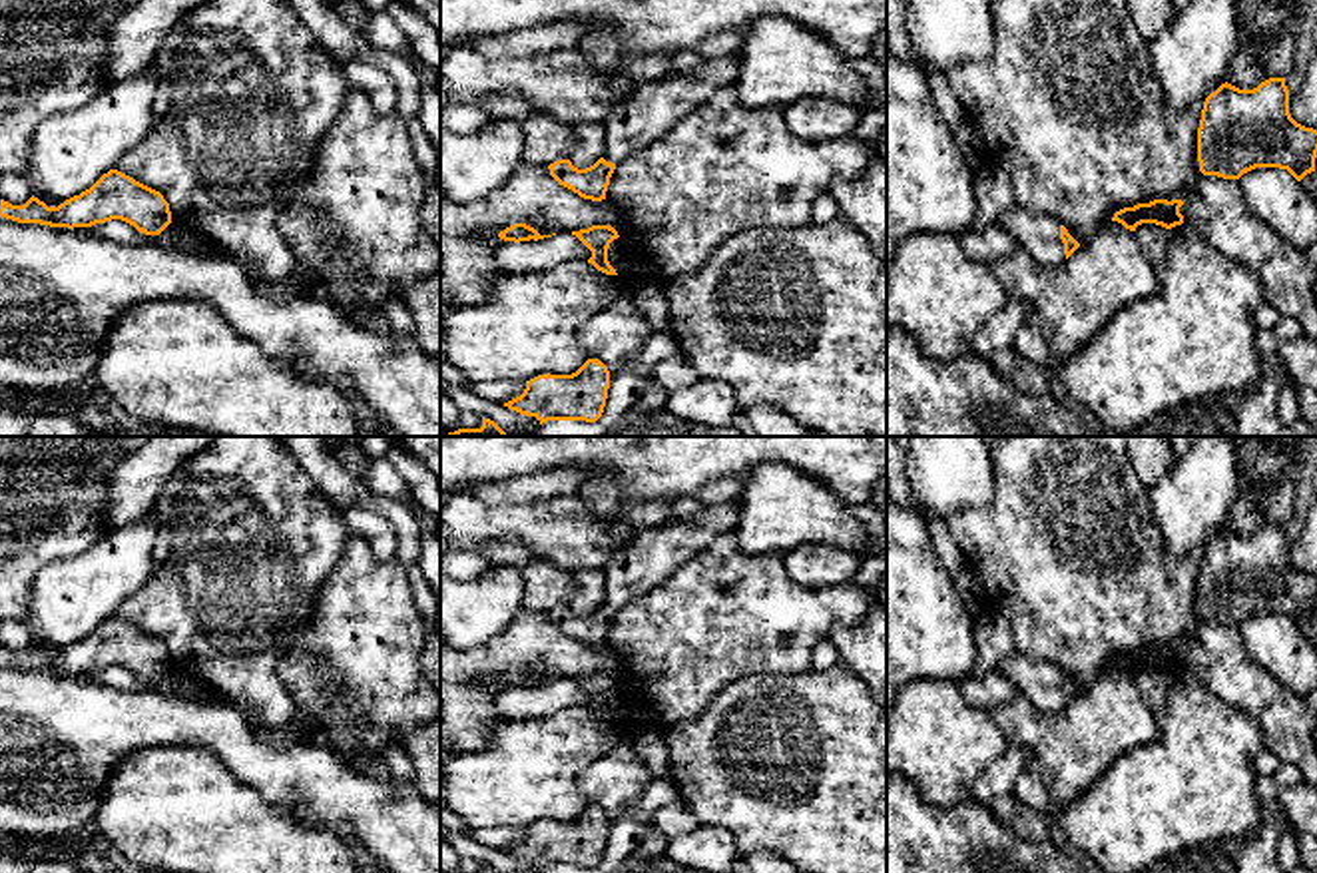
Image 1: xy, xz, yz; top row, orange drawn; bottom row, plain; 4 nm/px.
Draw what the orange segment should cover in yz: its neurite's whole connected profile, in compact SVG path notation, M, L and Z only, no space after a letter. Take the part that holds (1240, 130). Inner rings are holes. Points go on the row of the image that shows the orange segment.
M1285 78L1253 90L1221 84L1201 110L1197 161L1203 175L1239 179L1255 167L1287 169L1297 181L1315 171L1317 130L1289 114Z

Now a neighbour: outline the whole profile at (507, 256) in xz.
M556 233L544 239L504 241L496 253L496 265L502 271L546 271L564 261L588 261L592 251L572 233Z

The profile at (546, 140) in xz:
M530 112L516 126L524 134L522 161L532 165L550 165L558 159L570 159L580 142L572 126L540 112Z

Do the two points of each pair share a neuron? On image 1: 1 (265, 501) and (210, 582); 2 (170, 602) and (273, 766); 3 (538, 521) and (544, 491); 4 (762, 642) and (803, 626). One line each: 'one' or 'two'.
1: one
2: two
3: two
4: one

